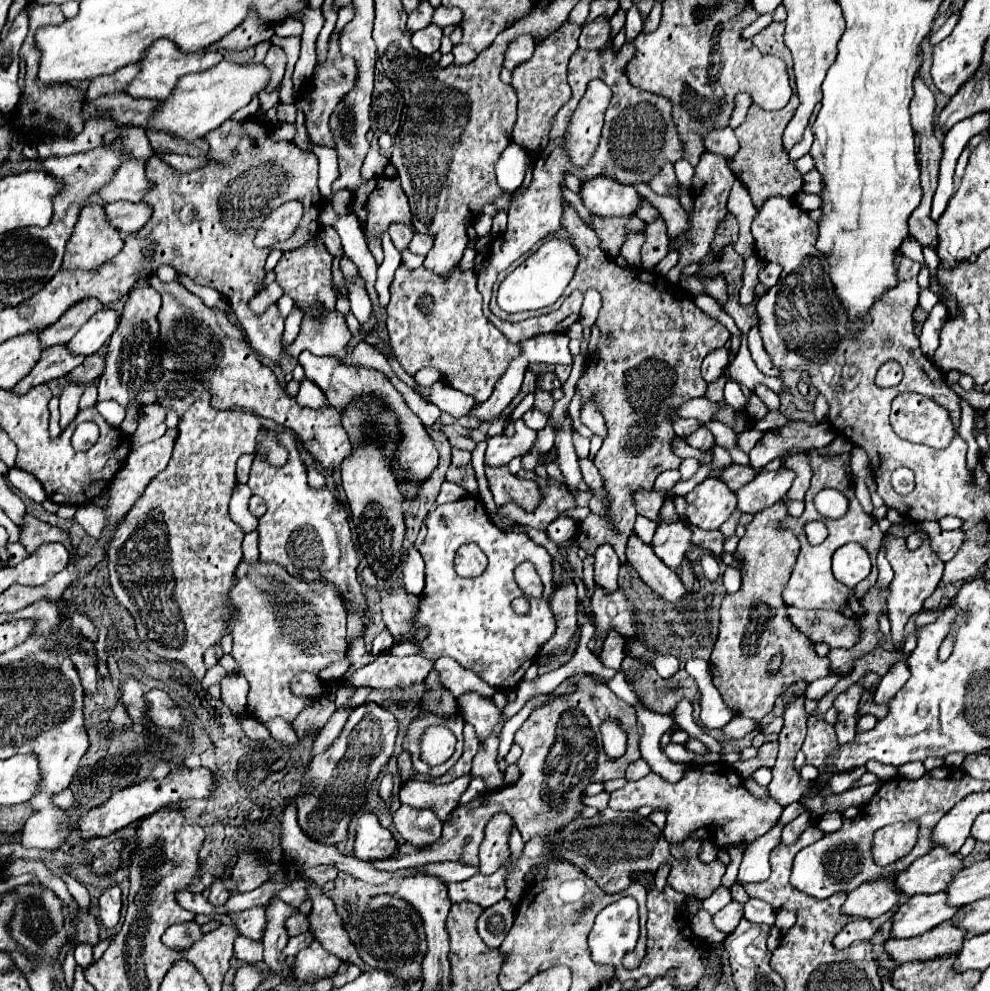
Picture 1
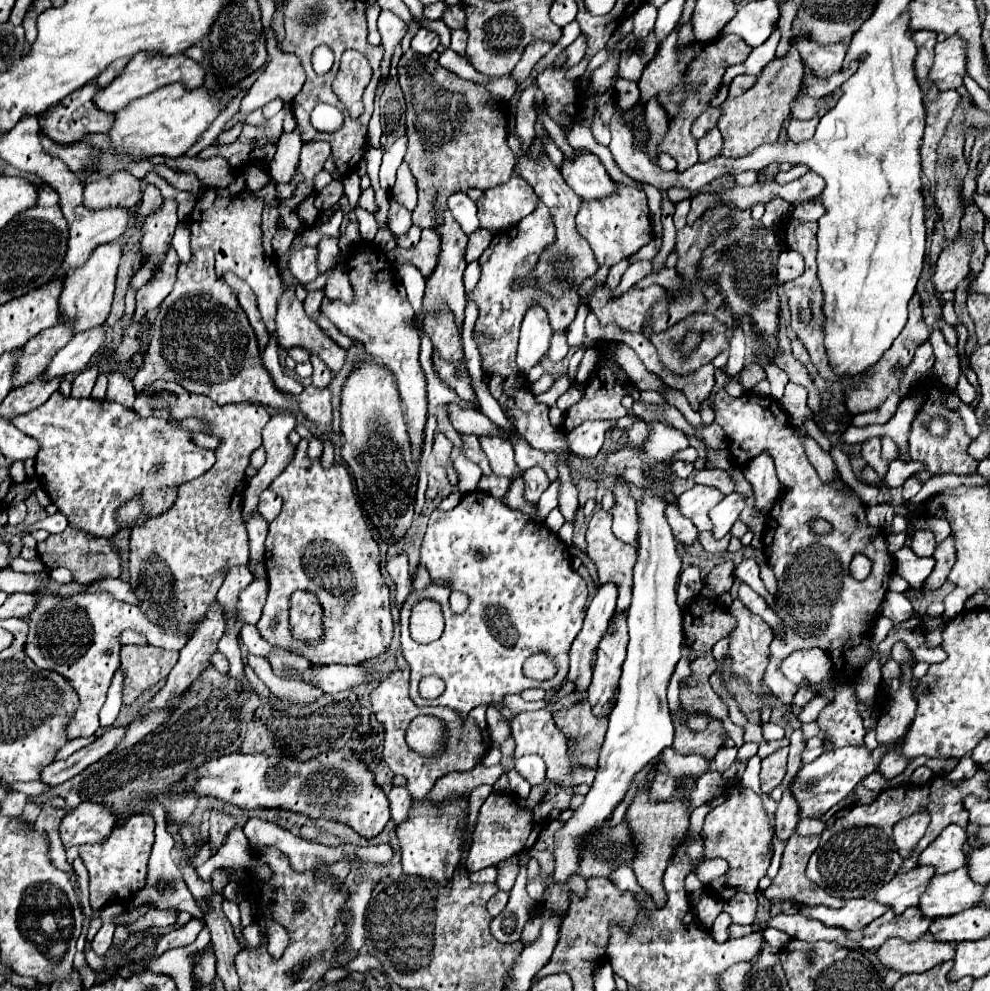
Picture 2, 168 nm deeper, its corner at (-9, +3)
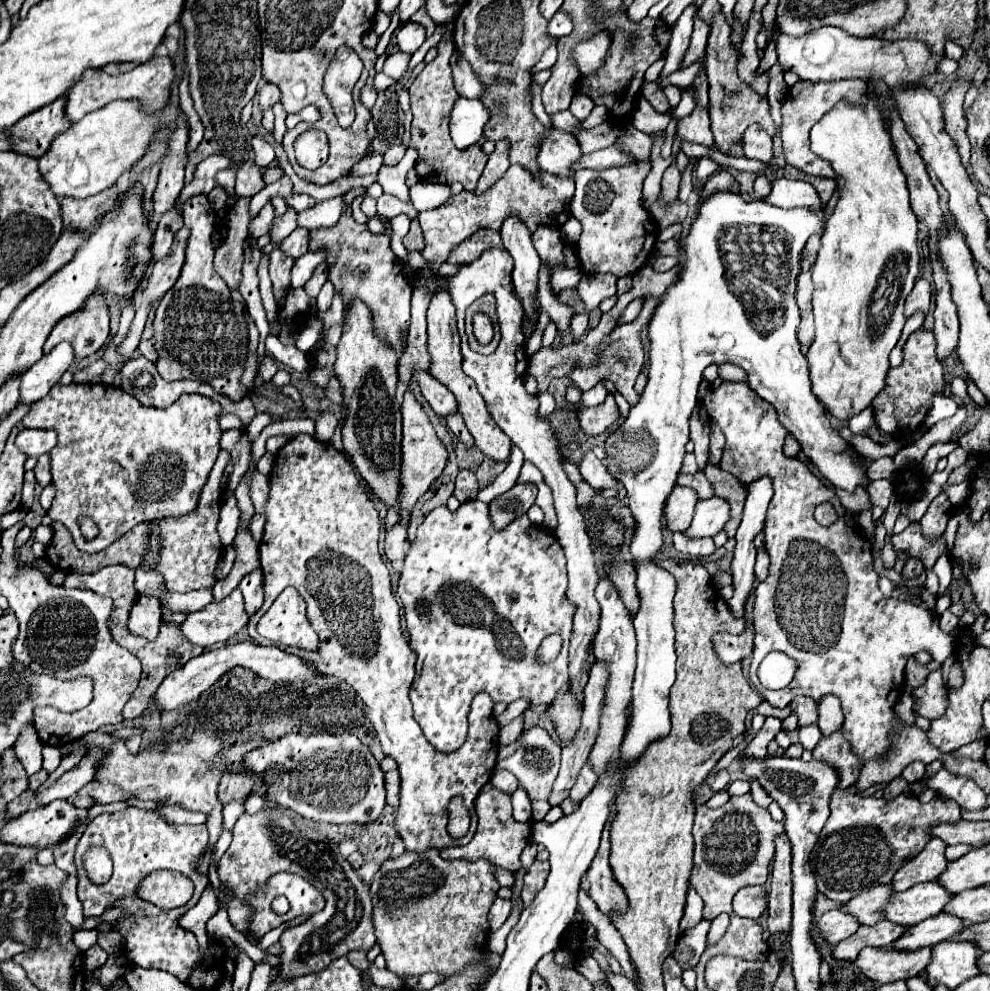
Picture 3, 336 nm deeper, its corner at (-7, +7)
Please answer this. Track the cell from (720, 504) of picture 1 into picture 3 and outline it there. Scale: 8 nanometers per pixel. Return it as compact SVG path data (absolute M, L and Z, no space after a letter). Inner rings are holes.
M675 486L665 502L663 516L665 516L665 528L671 532L683 532L691 524L691 514L695 510L697 494L693 490L687 490L683 486Z

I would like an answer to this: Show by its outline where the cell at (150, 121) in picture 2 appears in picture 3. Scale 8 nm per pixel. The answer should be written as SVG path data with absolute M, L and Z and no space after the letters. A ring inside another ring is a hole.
M109 102L57 134L49 150L37 158L39 172L55 198L69 196L81 200L93 196L111 188L123 172L131 170L131 166L143 158L153 132L155 126L151 124L149 114L141 112L137 102Z

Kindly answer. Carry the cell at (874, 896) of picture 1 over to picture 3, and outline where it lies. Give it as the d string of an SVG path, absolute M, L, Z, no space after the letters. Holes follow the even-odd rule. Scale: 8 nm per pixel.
M841 906L825 912L815 926L821 932L821 936L825 938L825 942L829 942L829 944L837 944L837 942L849 938L859 928L855 918L851 918L849 914L843 914Z

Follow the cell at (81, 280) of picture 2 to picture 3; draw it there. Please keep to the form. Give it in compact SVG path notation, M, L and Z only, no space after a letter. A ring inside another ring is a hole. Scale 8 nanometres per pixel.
M95 294L91 302L87 302L87 310L79 314L71 314L71 318L63 318L63 322L55 324L51 336L43 346L43 354L49 354L59 342L69 342L73 346L73 354L77 360L83 360L95 354L109 338L109 310L107 302Z

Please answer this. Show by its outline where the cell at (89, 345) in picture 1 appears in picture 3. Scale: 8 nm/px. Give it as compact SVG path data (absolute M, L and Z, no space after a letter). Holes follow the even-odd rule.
M63 342L51 350L51 354L45 354L27 374L23 374L19 384L19 404L31 406L33 402L41 400L67 372L67 368L73 362L73 350L69 342Z

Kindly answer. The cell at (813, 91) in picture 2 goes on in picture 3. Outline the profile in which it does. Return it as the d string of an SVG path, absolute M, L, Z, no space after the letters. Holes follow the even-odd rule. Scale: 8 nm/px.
M823 26L803 36L779 34L775 40L775 50L783 70L795 72L801 80L829 82L843 78L863 78L863 80L879 78L885 80L893 90L909 86L913 82L923 84L923 78L937 72L937 62L943 58L943 54L939 56L931 54L923 42L915 40L889 42L881 38L857 38L833 26Z

